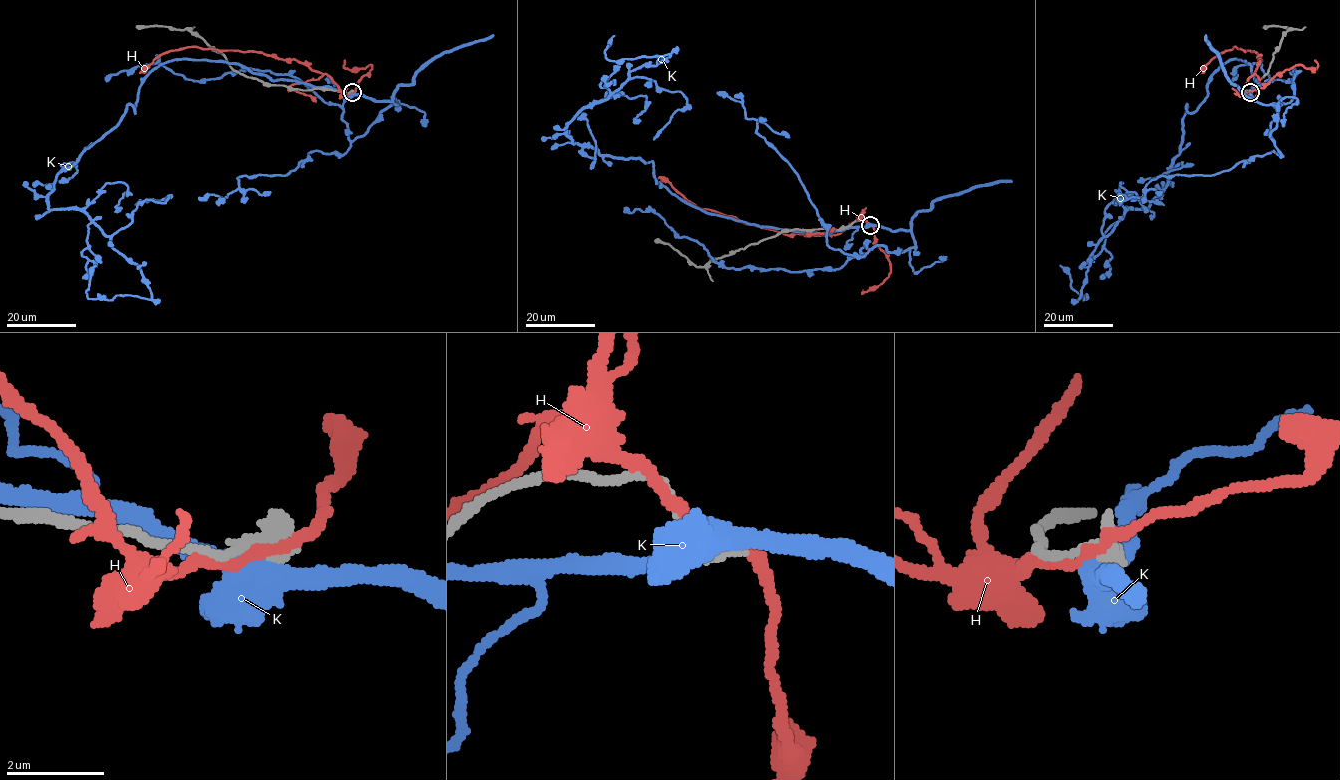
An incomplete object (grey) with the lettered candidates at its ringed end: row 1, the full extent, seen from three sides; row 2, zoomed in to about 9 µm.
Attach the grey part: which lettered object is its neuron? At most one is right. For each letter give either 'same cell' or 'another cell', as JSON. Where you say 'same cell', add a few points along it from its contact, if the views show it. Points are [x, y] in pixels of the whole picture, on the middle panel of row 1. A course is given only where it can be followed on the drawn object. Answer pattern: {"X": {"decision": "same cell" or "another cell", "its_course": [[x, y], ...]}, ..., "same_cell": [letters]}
{"H": {"decision": "another cell"}, "K": {"decision": "another cell"}, "same_cell": []}

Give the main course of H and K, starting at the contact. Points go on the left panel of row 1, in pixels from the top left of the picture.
H: (350, 92), (343, 94), (324, 73), (296, 60), (254, 51), (180, 48), (159, 55), (140, 73)
K: (350, 93), (223, 61), (160, 64), (135, 113), (48, 195), (110, 238), (151, 298), (88, 299), (95, 265)

